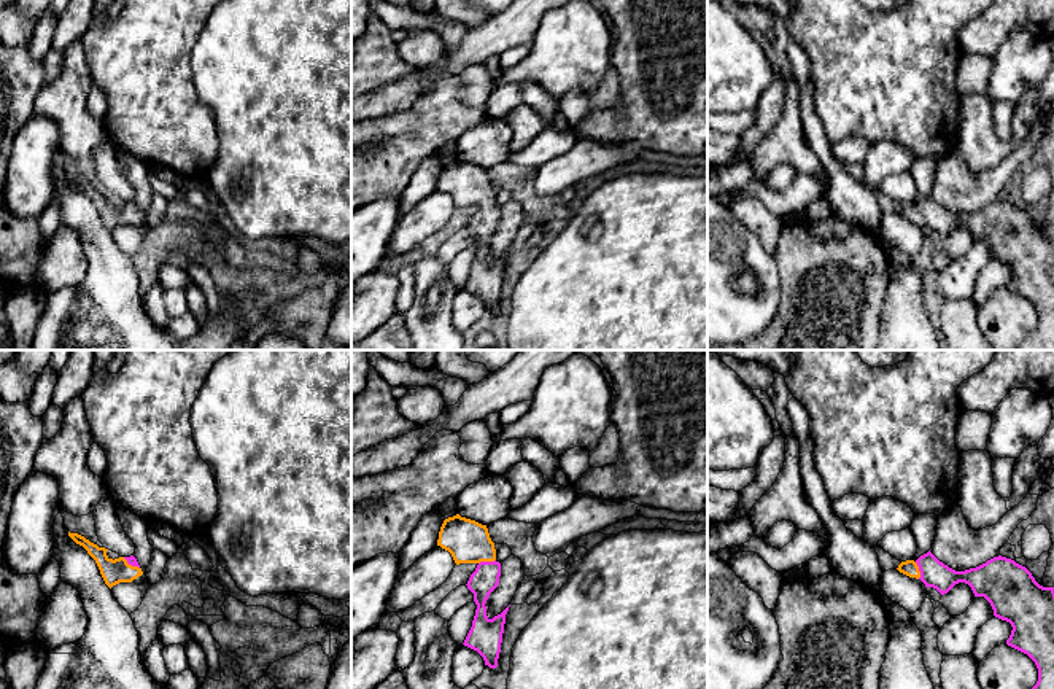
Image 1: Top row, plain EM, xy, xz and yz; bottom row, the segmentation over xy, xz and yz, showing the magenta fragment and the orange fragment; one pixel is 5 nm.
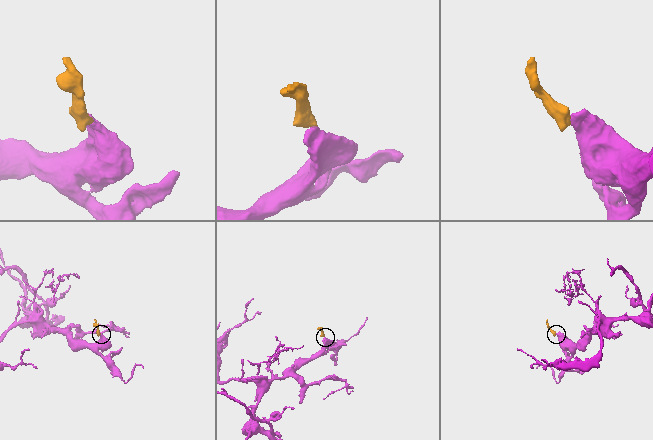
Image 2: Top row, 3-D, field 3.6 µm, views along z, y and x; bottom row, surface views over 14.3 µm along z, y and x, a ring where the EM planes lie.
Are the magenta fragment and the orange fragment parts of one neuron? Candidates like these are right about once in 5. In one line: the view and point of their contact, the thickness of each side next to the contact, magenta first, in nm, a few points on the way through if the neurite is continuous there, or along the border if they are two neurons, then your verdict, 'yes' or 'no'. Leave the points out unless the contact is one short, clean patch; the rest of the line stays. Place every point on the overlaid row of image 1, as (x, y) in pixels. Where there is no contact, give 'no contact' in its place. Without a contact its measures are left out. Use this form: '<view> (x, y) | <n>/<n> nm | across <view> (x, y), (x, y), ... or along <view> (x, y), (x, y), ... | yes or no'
xz (487, 562) | 140/220 nm | across xz (485, 578), (487, 562), (468, 541) | yes

